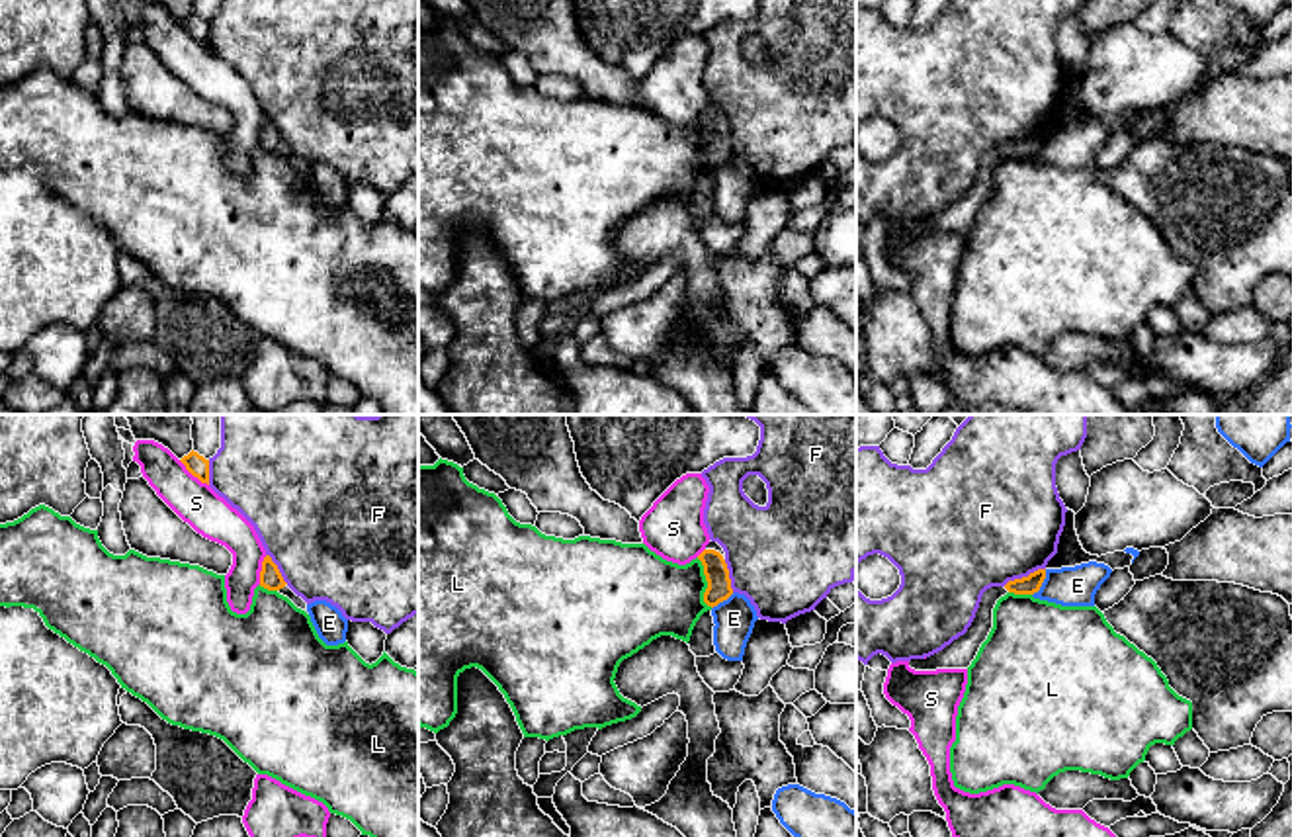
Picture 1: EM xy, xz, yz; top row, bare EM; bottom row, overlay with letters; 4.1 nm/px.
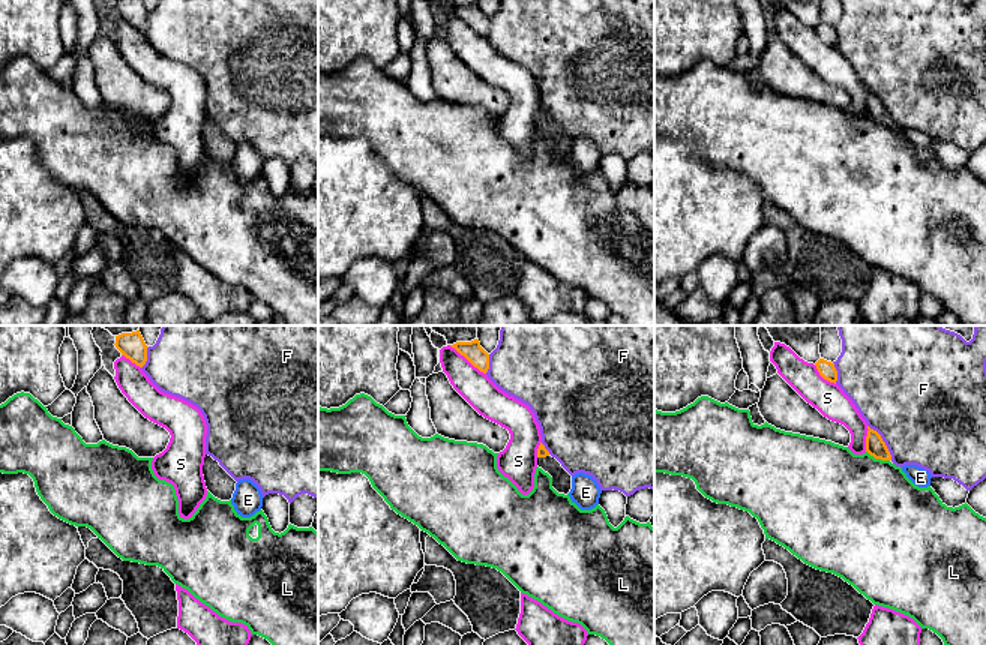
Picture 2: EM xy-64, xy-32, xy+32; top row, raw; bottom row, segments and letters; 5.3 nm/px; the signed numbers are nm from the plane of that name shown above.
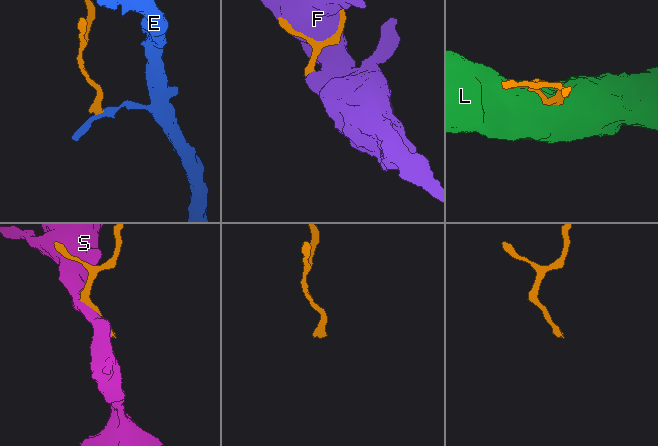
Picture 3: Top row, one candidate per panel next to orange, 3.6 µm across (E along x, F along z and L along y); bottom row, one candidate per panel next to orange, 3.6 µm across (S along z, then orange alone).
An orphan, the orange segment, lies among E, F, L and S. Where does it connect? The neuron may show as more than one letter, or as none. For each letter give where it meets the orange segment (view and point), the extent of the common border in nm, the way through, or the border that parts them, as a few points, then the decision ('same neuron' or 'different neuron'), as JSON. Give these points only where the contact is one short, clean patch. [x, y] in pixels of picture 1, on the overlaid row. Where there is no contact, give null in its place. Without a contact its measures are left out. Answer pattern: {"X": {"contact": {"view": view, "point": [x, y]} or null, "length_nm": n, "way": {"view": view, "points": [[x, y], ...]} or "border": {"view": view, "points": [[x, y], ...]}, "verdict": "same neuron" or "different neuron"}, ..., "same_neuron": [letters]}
{"E": {"contact": {"view": "yz", "point": [1042, 581]}, "length_nm": 130, "border": {"view": "yz", "points": [[1046, 570], [1042, 585], [1033, 595]]}, "verdict": "different neuron"}, "F": {"contact": {"view": "yz", "point": [1023, 577]}, "length_nm": 190, "verdict": "different neuron"}, "L": {"contact": {"view": "xz", "point": [708, 583]}, "length_nm": 220, "border": {"view": "xz", "points": [[696, 558], [704, 570], [704, 601], [712, 607]]}, "verdict": "different neuron"}, "S": {"contact": {"view": "xy", "point": [194, 476]}, "length_nm": 170, "verdict": "different neuron"}, "same_neuron": []}

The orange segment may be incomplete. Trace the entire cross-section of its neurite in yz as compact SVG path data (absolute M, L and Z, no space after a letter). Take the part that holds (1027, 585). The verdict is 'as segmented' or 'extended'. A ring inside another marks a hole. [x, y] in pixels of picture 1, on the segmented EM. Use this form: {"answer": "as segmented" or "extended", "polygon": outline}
{"answer": "extended", "polygon": "M1038 569L1028 577L1009 581L1005 587L987 589L968 632L926 659L911 659L909 667L915 671L968 669L993 628L997 600L1007 593L1034 595L1040 591L1044 579L1046 569Z"}

